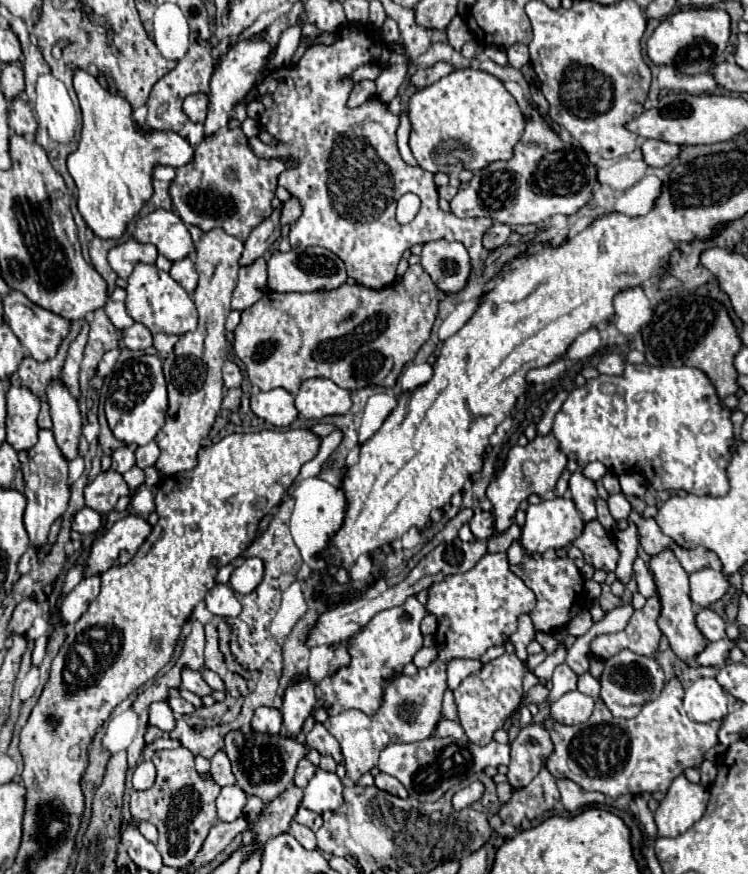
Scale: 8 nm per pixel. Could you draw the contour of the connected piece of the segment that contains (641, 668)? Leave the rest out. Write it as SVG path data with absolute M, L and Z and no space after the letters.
M621 650L619 654L611 656L605 662L605 670L601 674L601 700L605 702L605 706L615 714L615 716L623 716L625 718L625 708L627 706L643 706L645 702L651 700L651 692L653 692L653 680L651 680L651 664L653 660L649 656L641 656L635 654L631 650Z

